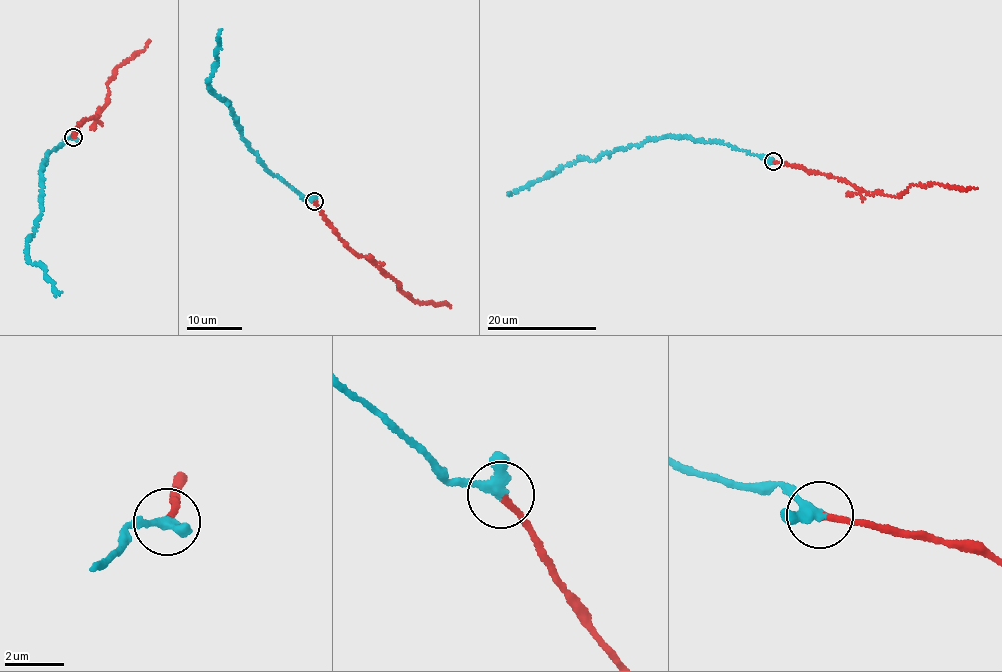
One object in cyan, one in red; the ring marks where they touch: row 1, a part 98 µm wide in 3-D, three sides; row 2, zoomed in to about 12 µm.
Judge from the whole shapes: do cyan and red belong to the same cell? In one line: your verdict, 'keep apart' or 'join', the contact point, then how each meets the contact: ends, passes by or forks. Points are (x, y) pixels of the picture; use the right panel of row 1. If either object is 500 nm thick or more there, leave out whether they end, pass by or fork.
keep apart | (773, 161) | cyan passes by | red ends

